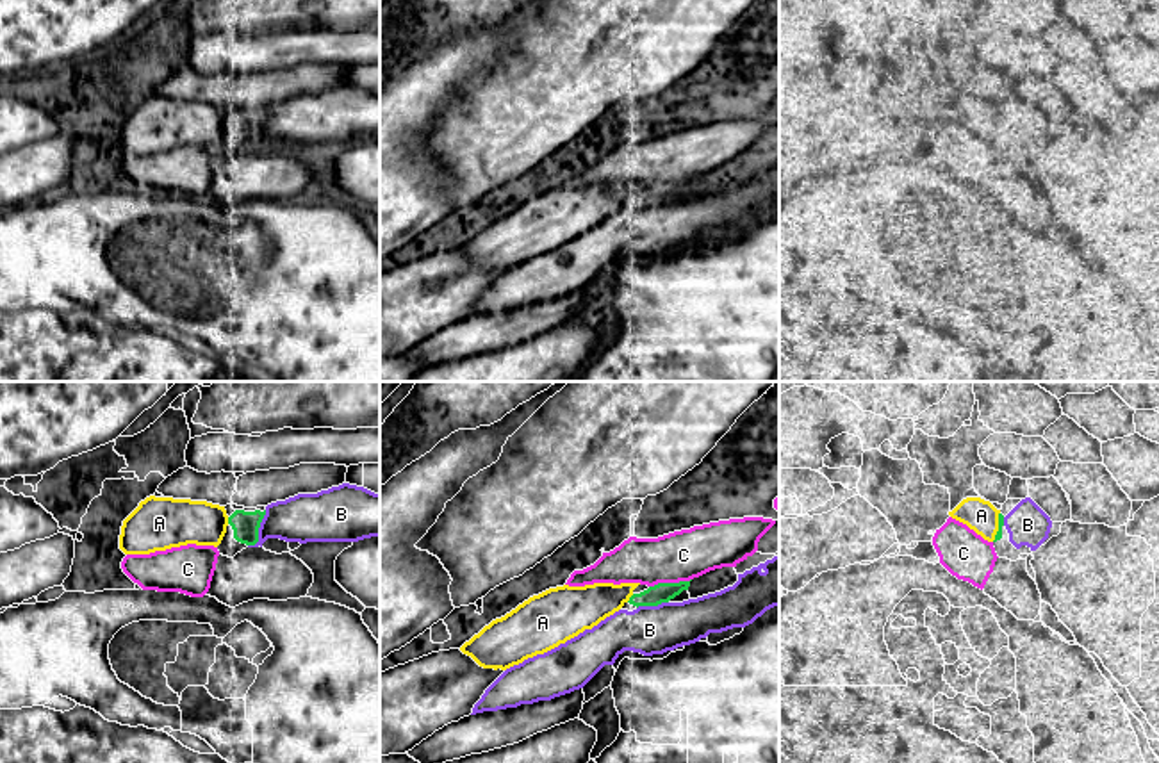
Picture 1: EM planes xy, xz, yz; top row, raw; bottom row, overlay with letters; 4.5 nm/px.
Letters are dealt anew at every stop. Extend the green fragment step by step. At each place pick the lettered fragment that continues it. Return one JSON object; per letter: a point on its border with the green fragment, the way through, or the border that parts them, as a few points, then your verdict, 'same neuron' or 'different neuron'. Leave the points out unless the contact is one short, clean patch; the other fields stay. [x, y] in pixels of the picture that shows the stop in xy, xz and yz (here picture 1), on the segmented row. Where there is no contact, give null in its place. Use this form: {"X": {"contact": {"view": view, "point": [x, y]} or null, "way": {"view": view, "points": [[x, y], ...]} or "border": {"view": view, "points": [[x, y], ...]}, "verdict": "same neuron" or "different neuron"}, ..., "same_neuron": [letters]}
{"A": {"contact": {"view": "xz", "point": [630, 598]}, "way": {"view": "xz", "points": [[662, 592], [649, 598], [630, 598], [605, 598], [576, 608]]}, "verdict": "same neuron"}, "B": {"contact": {"view": "xy", "point": [257, 530]}, "verdict": "different neuron"}, "C": {"contact": {"view": "xz", "point": [669, 583]}, "verdict": "different neuron"}, "same_neuron": ["A"]}

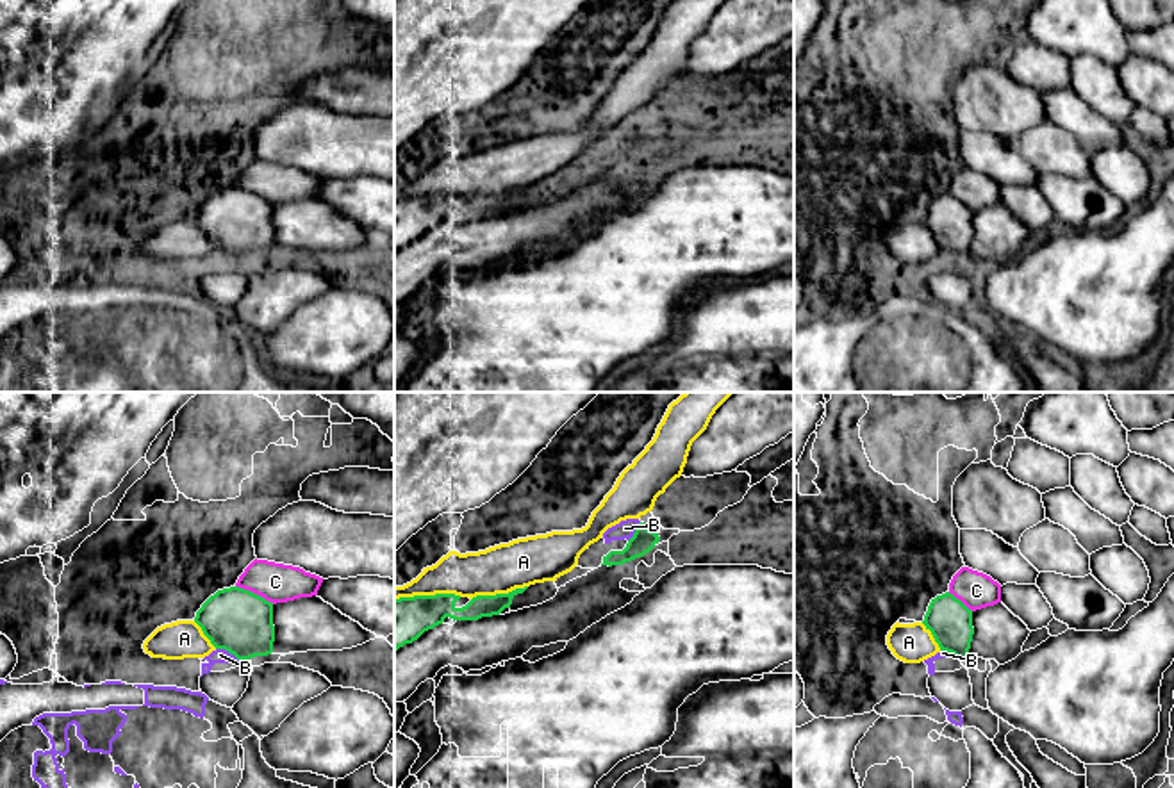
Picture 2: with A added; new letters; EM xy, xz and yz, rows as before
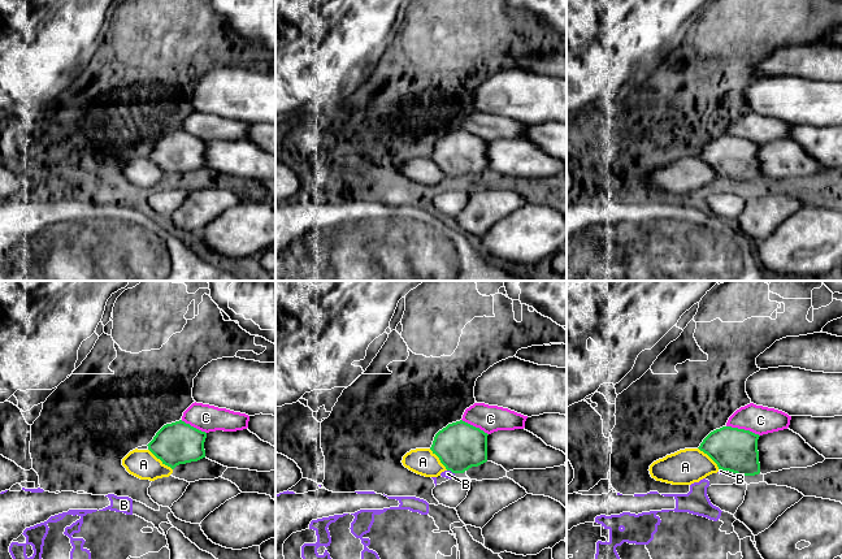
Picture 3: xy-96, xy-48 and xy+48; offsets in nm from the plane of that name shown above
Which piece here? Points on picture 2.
{"A": {"contact": {"view": "xz", "point": [427, 596]}, "verdict": "different neuron"}, "B": {"contact": {"view": "xy", "point": [227, 649]}, "border": {"view": "xy", "points": [[216, 648], [227, 649], [238, 660]]}, "verdict": "different neuron"}, "C": {"contact": {"view": "xy", "point": [256, 594]}, "verdict": "different neuron"}, "same_neuron": []}

